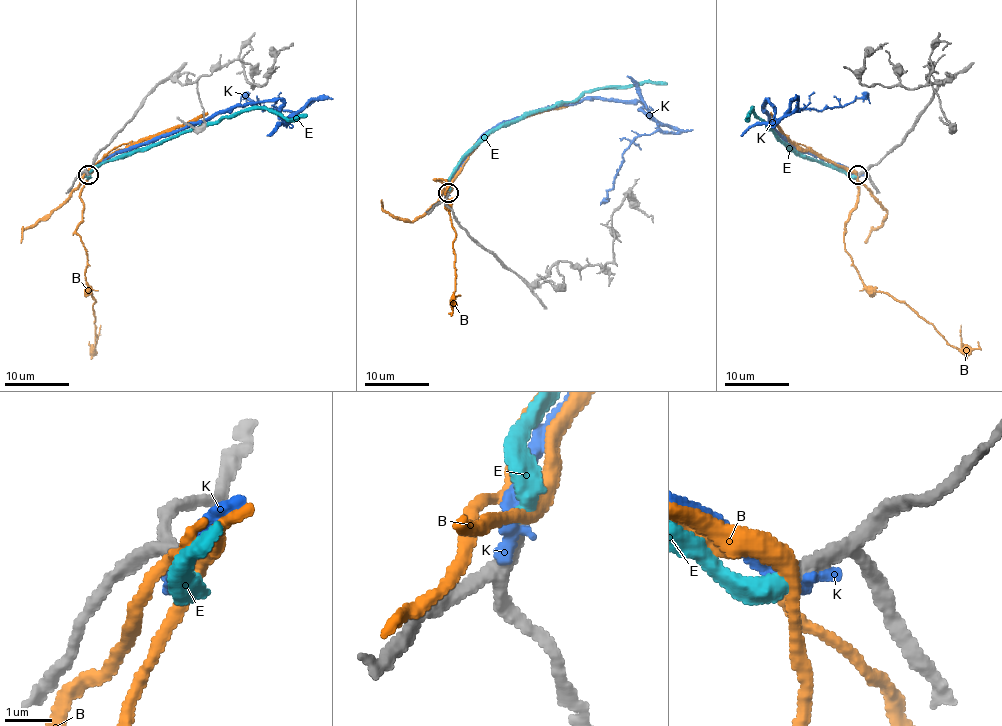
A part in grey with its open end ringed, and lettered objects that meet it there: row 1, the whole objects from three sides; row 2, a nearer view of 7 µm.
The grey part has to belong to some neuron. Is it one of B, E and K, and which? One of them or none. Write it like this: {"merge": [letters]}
{"merge": ["E"]}

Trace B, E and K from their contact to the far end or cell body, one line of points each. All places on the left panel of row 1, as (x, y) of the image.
B: (88, 174), (80, 200), (84, 211), (76, 230), (85, 250), (87, 287), (95, 300), (92, 348), (88, 341)
E: (88, 174), (105, 161), (196, 128), (215, 124), (225, 116), (272, 108), (288, 118), (307, 115)
K: (87, 174), (108, 157), (236, 107), (280, 100), (283, 118), (297, 113), (262, 110), (248, 99), (240, 103)

